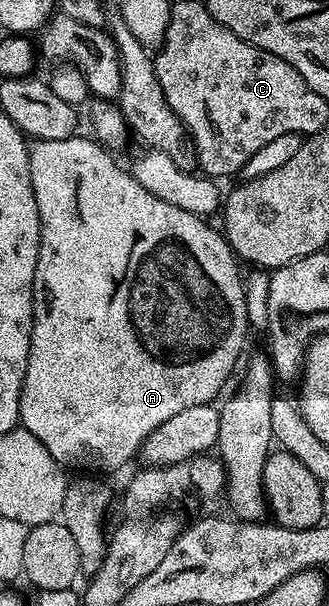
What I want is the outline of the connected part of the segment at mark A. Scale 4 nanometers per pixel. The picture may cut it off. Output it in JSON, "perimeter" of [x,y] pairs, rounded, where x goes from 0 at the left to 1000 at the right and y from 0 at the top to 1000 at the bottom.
{"perimeter":[[[228,223],[207,229],[158,229],[155,233],[103,233],[88,241],[91,249],[91,294],[97,295],[97,315],[109,322],[109,342],[122,355],[122,414],[109,427],[109,454],[103,455],[103,531],[97,533],[97,559],[91,561],[91,578],[85,579],[85,606],[73,612],[73,632],[61,645],[61,678],[55,680],[55,693],[64,706],[82,708],[97,718],[122,724],[134,738],[167,757],[170,764],[198,771],[204,776],[243,774],[231,777],[271,777],[286,784],[322,784],[343,774],[371,774],[395,759],[416,756],[432,744],[438,724],[450,724],[462,718],[462,711],[474,711],[474,705],[486,705],[486,698],[523,691],[523,685],[559,678],[559,672],[596,672],[599,668],[635,668],[653,660],[650,653],[672,645],[687,635],[687,627],[711,616],[711,607],[723,602],[723,587],[736,583],[736,574],[748,569],[748,550],[754,551],[754,538],[745,520],[745,480],[739,452],[723,452],[729,432],[711,421],[708,411],[687,399],[684,389],[660,376],[647,378],[635,371],[638,365],[617,361],[596,353],[578,353],[571,348],[550,347],[547,342],[523,340],[517,335],[474,327],[450,315],[432,310],[410,295],[380,281],[347,267],[350,254],[322,241],[298,238],[295,233],[271,224],[246,226]]]}

